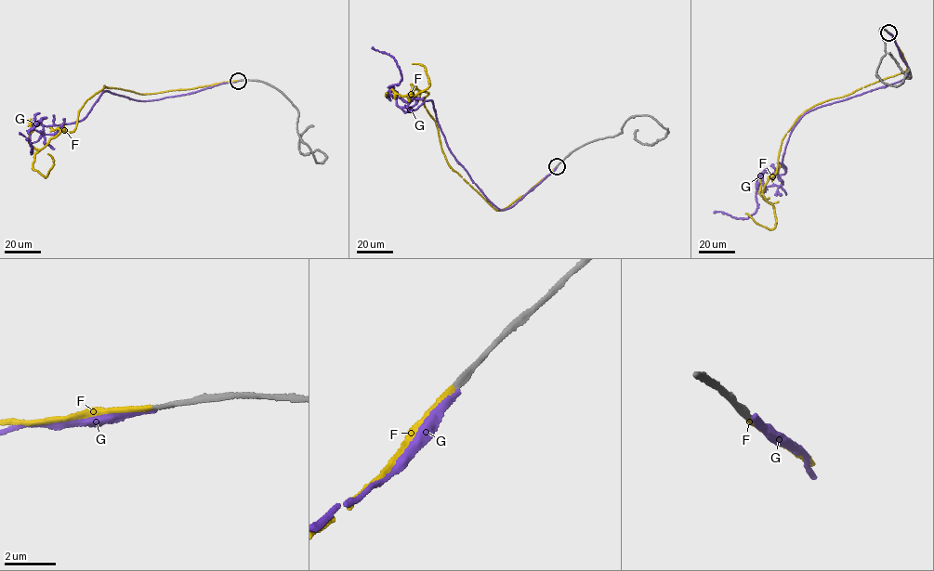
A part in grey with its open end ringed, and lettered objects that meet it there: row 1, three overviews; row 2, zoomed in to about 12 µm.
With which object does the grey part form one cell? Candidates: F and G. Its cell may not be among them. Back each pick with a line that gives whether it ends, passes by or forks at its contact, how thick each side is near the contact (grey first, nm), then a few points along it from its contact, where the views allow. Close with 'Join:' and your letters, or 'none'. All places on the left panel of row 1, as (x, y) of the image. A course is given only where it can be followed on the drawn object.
F: It ends there. Thickness 200 nm (grey) against 220 nm. Its course: (238, 81), (149, 94), (104, 85), (75, 128), (35, 153), (45, 177), (47, 154)
Join: F

